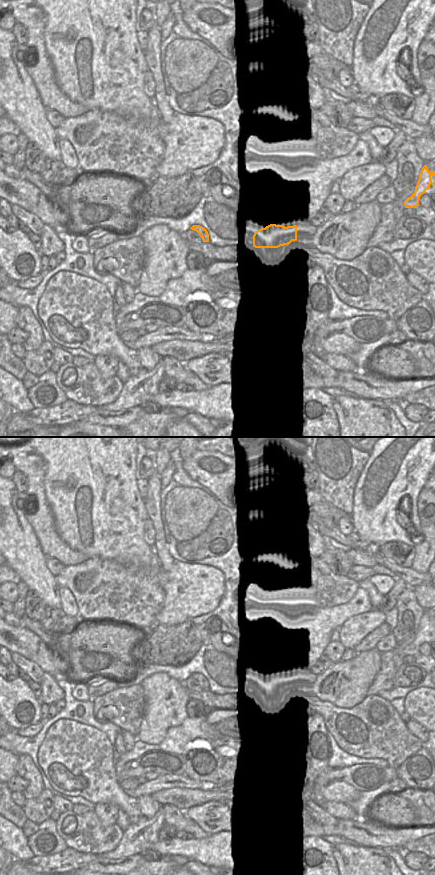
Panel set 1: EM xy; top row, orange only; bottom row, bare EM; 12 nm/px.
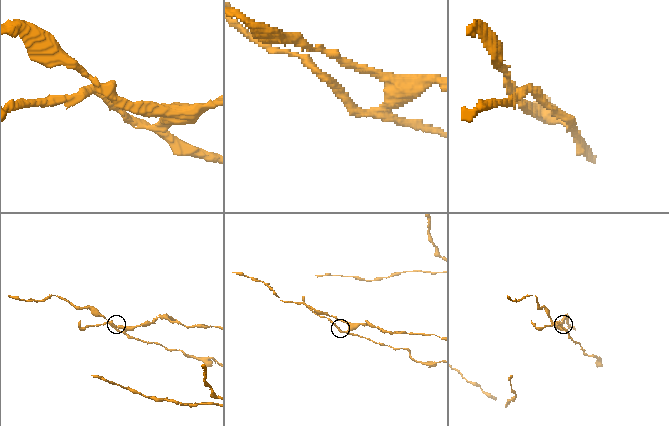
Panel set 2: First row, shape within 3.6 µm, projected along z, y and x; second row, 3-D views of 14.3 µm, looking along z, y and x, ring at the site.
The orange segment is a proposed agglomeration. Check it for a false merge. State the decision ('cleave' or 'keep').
cleave

